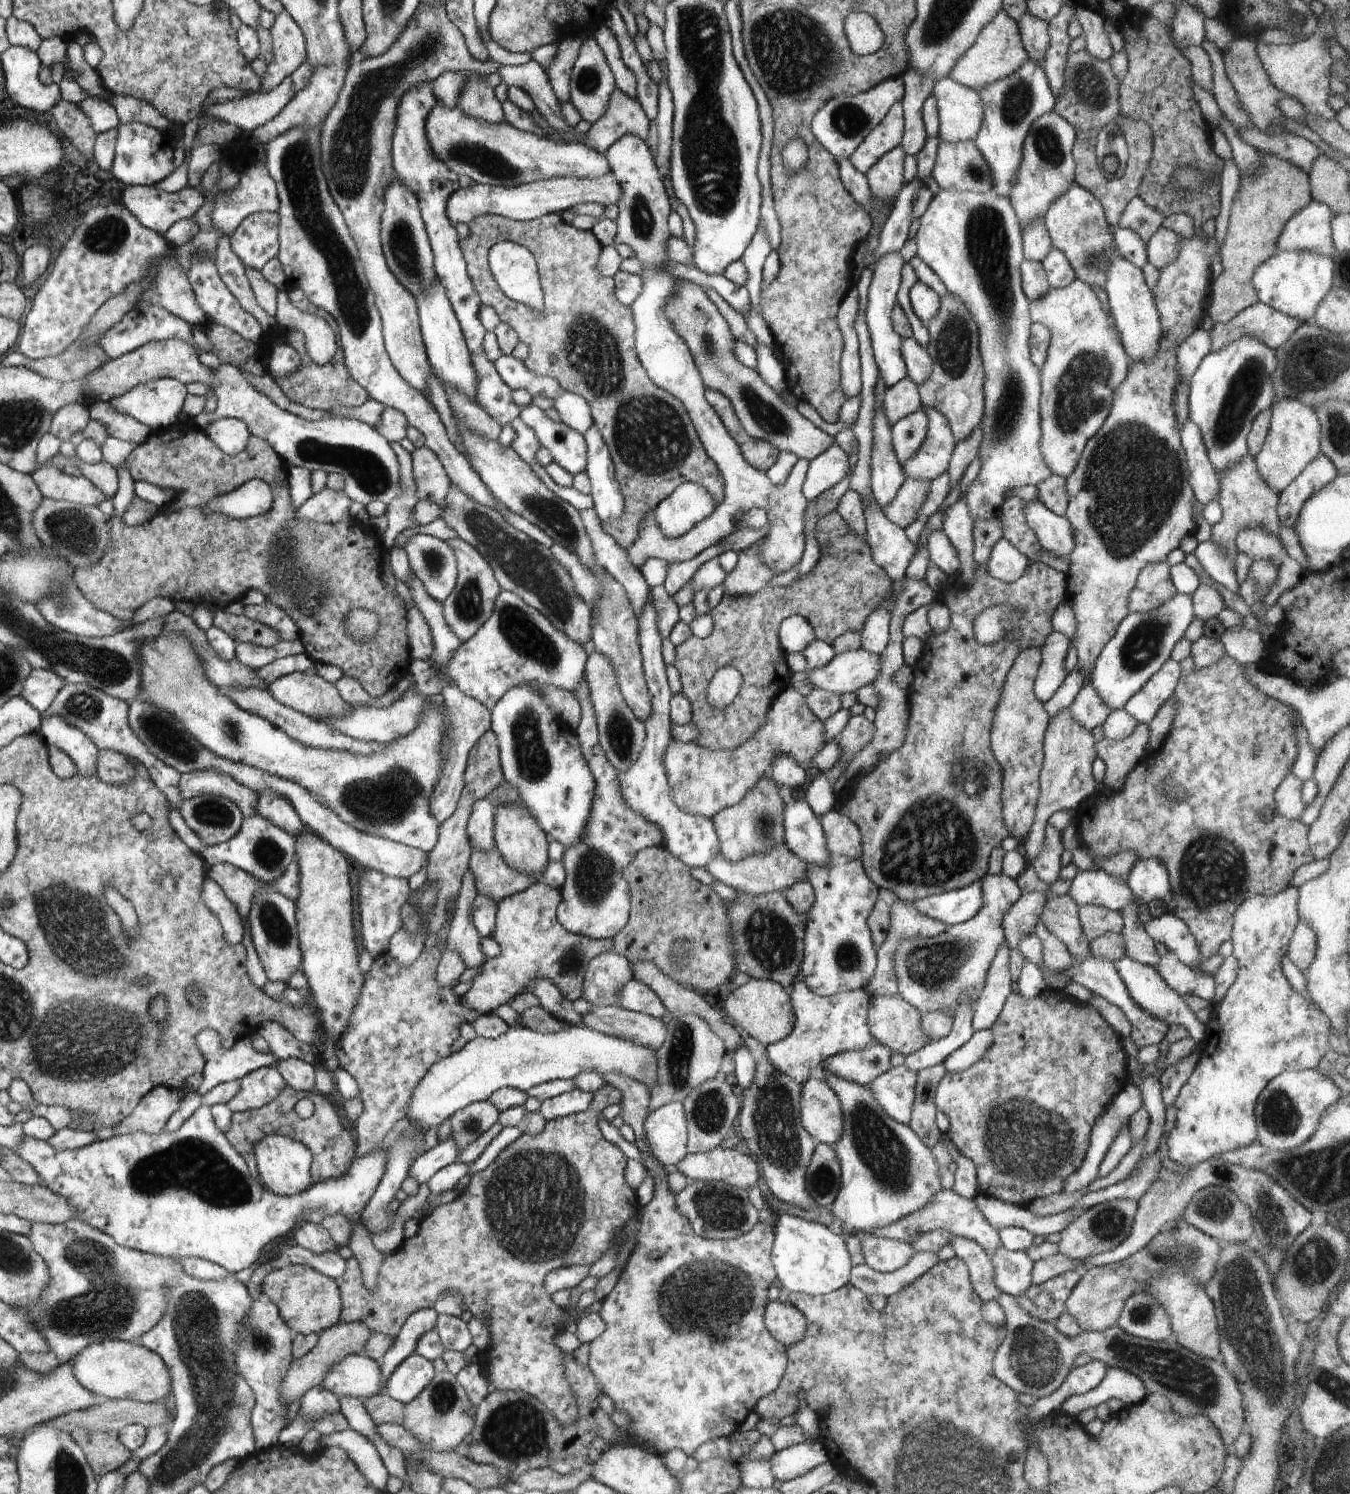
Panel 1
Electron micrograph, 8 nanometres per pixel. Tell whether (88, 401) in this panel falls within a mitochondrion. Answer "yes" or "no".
no

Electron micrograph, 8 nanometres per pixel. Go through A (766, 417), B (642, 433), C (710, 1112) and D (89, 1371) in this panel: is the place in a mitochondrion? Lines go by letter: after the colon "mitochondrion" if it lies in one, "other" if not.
A: mitochondrion
B: mitochondrion
C: mitochondrion
D: other

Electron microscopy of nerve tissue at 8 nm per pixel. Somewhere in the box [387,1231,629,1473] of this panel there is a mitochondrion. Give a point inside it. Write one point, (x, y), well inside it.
(515, 1429)

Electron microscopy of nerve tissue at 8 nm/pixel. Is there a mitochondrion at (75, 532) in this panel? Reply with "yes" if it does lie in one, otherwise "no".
yes

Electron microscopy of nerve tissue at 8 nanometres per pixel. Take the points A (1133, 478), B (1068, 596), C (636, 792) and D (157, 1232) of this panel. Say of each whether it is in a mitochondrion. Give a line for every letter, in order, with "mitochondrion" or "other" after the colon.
A: mitochondrion
B: other
C: other
D: other

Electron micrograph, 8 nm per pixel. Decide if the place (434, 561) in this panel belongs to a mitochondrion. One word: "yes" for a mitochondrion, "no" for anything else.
yes

